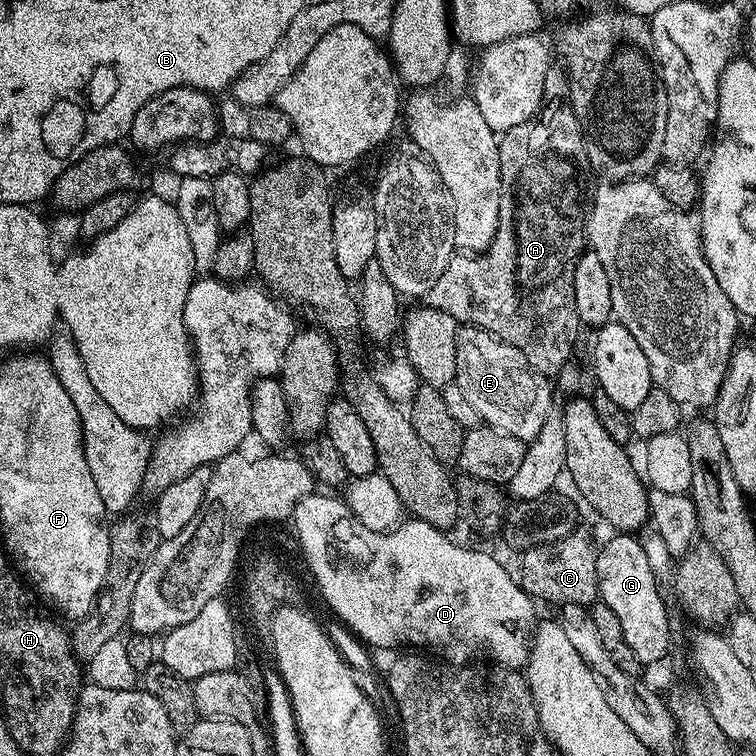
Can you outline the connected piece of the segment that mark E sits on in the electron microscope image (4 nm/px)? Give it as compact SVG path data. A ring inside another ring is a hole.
M464 326L456 334L456 378L454 383L478 410L481 421L510 438L525 442L536 440L552 408L553 385L549 377L540 376L514 346L484 328Z

